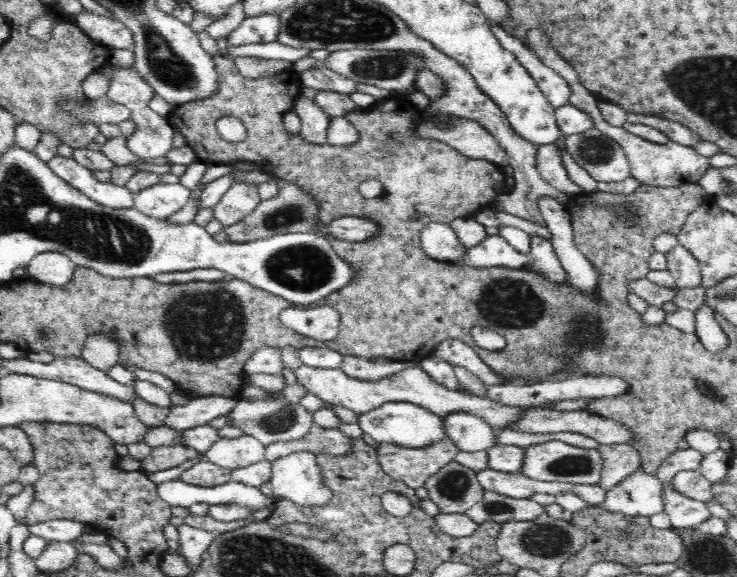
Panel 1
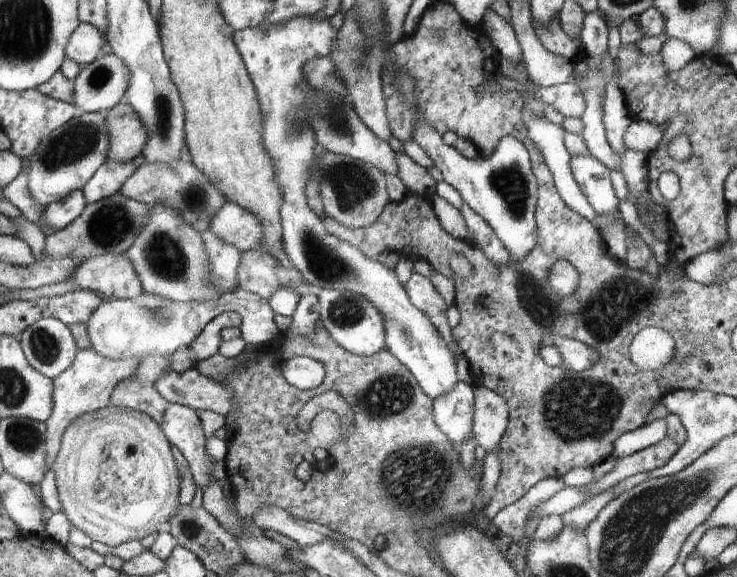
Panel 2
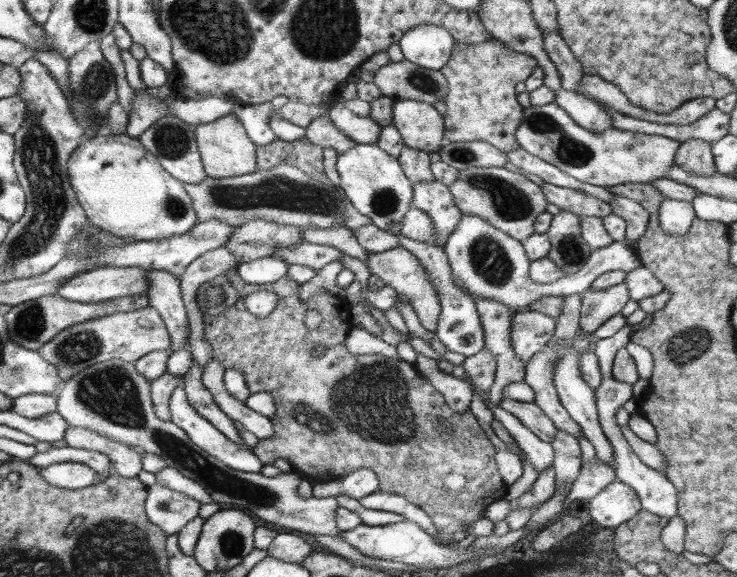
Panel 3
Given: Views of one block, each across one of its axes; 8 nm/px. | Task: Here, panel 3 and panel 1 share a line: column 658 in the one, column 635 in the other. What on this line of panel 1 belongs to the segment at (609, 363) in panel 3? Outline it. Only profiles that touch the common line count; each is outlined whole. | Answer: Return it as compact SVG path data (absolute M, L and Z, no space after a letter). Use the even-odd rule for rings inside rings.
M639 469L607 490L604 502L598 507L628 516L649 517L664 510L662 488L663 482L658 477Z

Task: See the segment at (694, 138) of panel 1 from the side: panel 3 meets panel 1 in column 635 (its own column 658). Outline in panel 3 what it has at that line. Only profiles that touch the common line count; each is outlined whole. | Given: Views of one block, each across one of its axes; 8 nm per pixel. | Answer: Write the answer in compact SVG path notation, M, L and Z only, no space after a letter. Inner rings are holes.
M593 77L580 81L584 92L592 99L596 98L598 102L608 104L612 110L626 114L632 118L657 122L658 124L690 124L702 118L702 115L714 109L714 98L693 98L682 103L672 112L657 113L654 111L644 110L634 106L625 94L614 84L606 82L603 78Z

